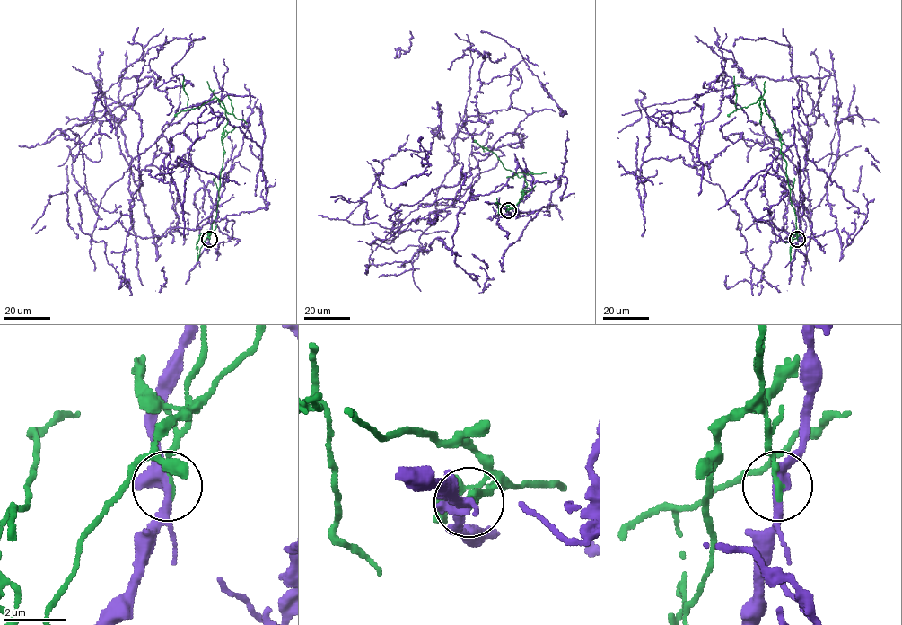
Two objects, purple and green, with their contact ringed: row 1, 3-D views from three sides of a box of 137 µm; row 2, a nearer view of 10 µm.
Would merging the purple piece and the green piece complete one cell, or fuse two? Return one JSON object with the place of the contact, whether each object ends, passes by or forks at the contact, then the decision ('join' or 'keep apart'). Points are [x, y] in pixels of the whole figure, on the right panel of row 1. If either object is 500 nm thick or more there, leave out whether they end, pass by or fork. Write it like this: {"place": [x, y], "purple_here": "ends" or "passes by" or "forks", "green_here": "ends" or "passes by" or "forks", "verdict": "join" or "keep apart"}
{"place": [797, 239], "purple_here": "forks", "green_here": "ends", "verdict": "keep apart"}

